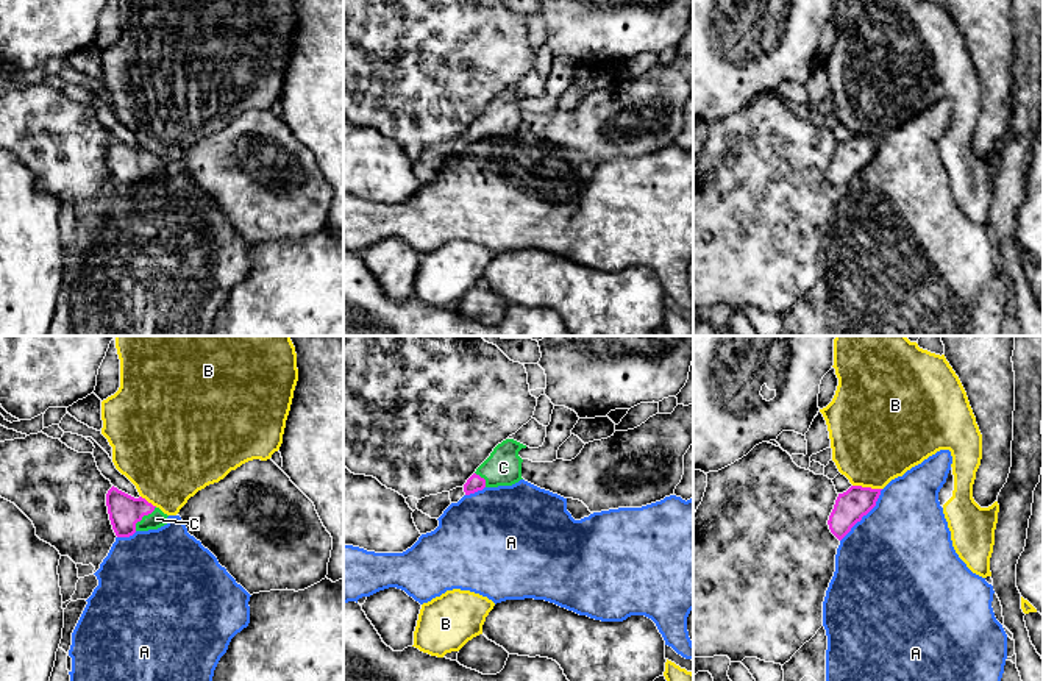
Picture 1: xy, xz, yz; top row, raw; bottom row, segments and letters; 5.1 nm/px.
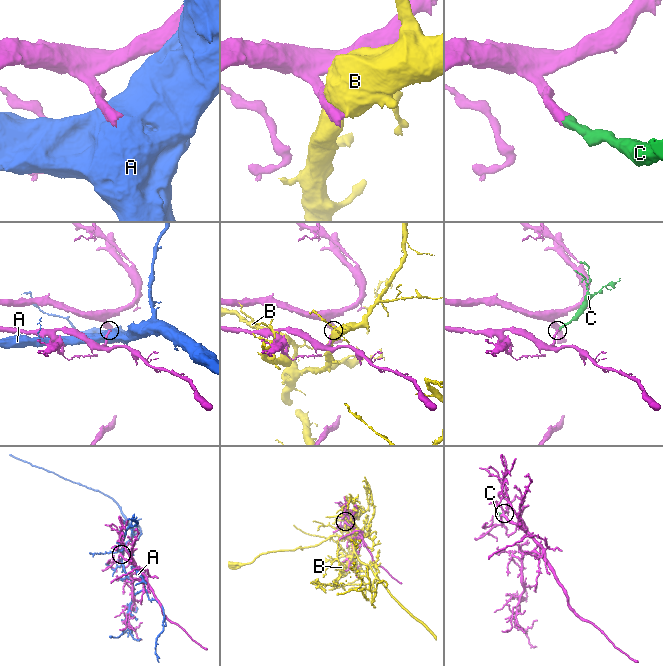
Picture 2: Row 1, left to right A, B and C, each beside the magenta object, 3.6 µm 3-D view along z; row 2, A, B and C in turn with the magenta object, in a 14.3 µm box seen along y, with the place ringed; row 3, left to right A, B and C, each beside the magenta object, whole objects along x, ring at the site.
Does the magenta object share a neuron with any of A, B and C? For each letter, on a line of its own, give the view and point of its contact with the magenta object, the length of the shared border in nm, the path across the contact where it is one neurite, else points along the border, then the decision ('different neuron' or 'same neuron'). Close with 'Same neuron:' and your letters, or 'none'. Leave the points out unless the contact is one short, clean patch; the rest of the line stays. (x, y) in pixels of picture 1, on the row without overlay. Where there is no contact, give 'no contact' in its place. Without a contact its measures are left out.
A: meets magenta in yz at (864, 164); contact 340 nm long; different neuron
B: meets magenta in yz at (867, 138); contact 150 nm long; different neuron
C: meets magenta in xy at (142, 166); contact 170 nm long; runs through xy (125, 161), (142, 166), (156, 169); same neuron
Same neuron: C

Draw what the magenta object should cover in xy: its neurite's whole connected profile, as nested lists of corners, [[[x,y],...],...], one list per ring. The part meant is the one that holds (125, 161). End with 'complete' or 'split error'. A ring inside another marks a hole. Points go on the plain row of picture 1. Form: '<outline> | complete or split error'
[[[114,136],[106,144],[106,156],[117,187],[130,187],[136,181],[158,180],[167,175],[169,166],[159,158],[142,147],[134,148]]] | split error

